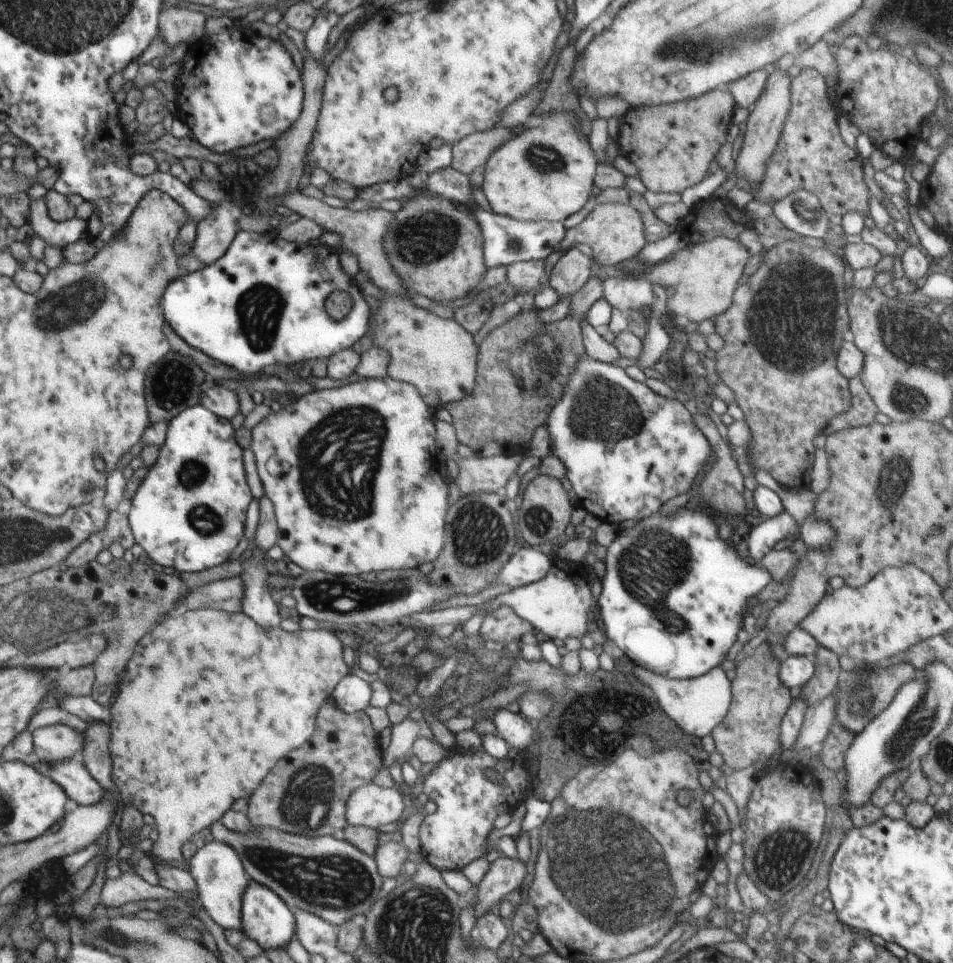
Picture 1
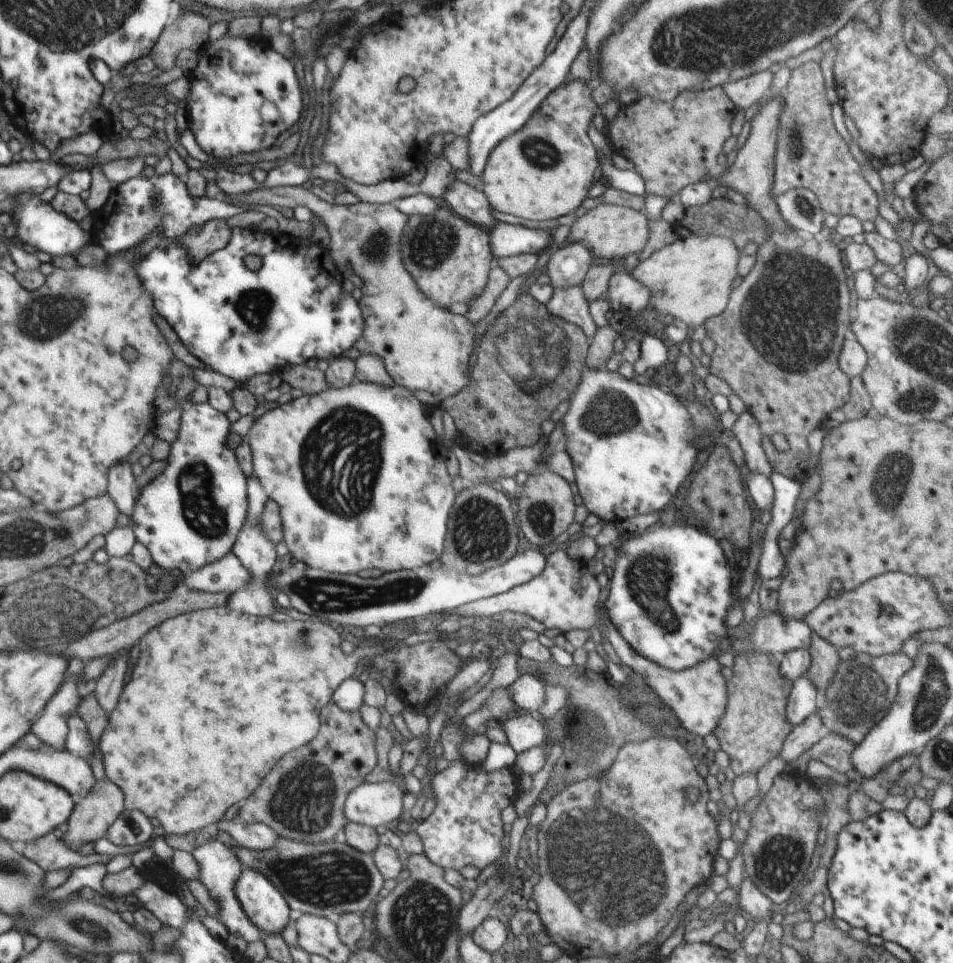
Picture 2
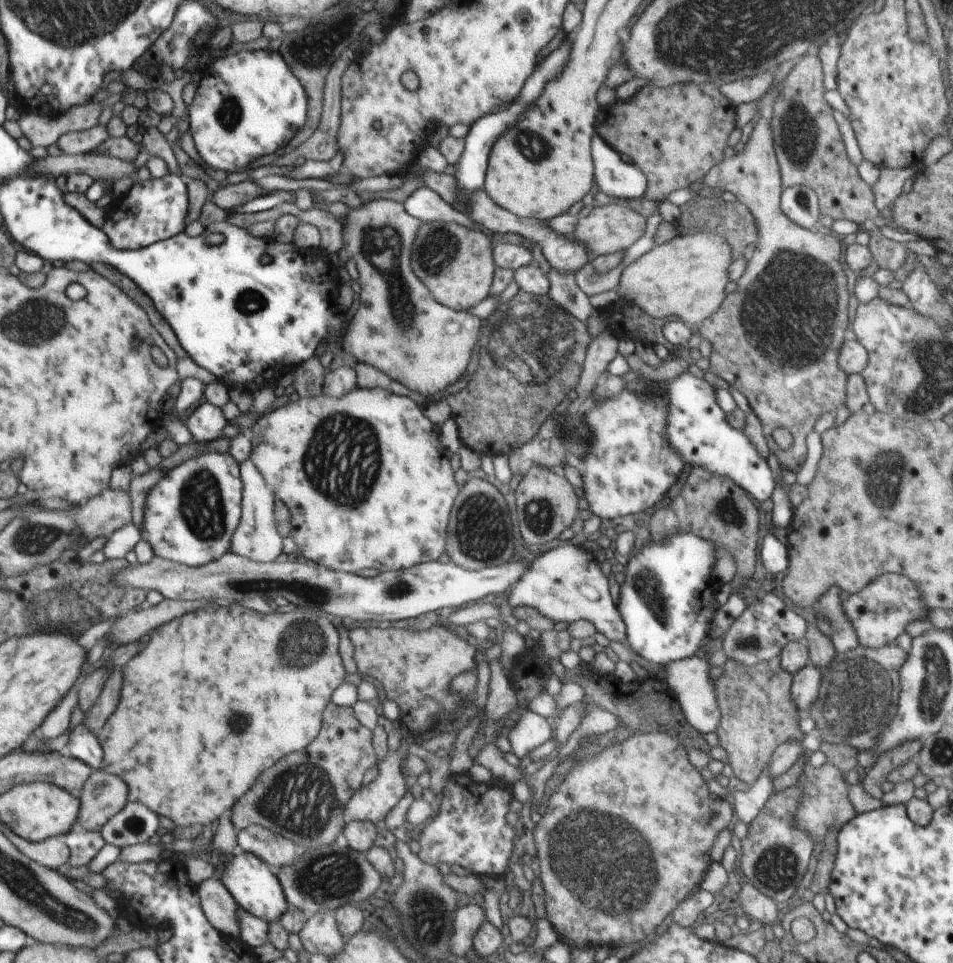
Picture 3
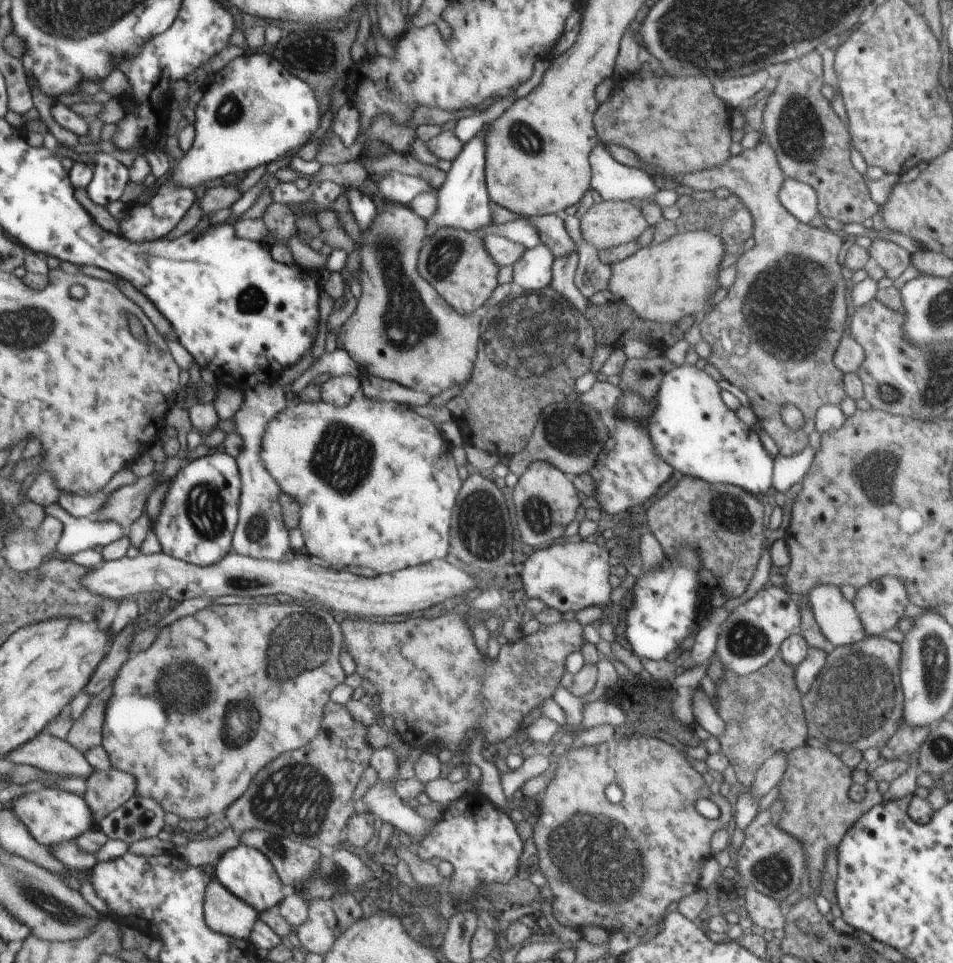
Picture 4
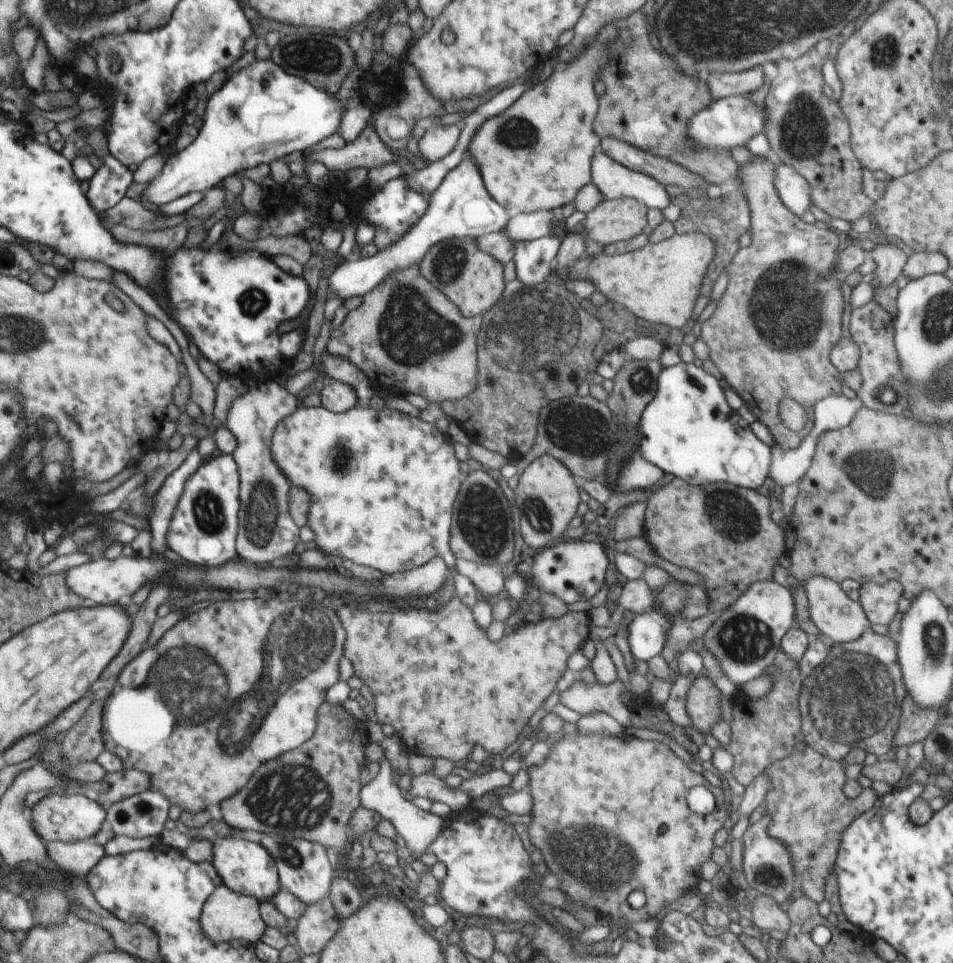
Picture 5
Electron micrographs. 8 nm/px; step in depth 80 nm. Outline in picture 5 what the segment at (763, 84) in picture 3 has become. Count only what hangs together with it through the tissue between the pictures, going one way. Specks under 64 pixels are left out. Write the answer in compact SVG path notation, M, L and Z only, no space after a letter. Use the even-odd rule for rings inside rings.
M754 65L744 72L708 72L704 80L713 100L718 100L732 94L751 94L764 84L765 74L762 66Z

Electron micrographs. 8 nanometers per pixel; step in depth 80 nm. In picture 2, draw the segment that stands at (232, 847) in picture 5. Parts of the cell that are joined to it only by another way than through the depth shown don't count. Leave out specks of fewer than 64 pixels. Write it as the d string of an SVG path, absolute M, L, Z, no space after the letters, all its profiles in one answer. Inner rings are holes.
M242 868L240 878L236 880L234 892L236 892L236 898L242 909L248 914L250 922L254 922L254 926L260 926L260 932L265 936L281 934L294 916L280 890L266 876L262 876L260 872L252 868Z

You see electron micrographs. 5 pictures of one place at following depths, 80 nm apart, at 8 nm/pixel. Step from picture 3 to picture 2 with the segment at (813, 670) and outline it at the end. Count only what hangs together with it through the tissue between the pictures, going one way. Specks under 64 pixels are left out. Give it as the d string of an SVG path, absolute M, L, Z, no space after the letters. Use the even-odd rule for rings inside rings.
M806 674L793 682L793 688L787 699L786 718L788 724L796 727L817 711L816 697L818 688L810 682Z

